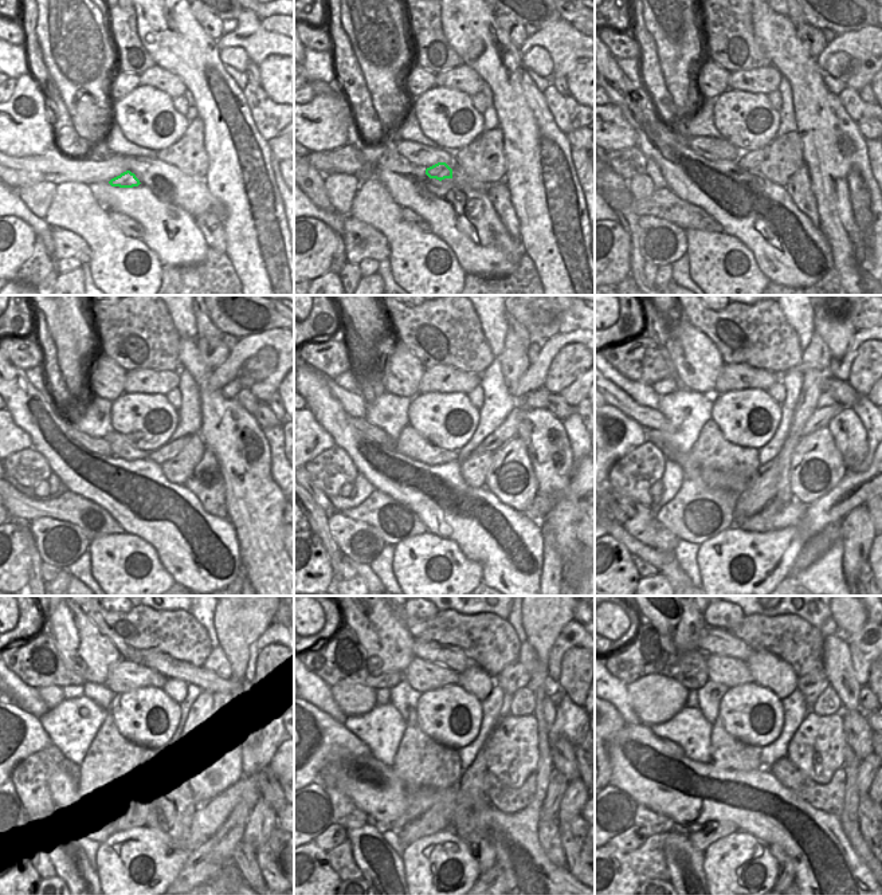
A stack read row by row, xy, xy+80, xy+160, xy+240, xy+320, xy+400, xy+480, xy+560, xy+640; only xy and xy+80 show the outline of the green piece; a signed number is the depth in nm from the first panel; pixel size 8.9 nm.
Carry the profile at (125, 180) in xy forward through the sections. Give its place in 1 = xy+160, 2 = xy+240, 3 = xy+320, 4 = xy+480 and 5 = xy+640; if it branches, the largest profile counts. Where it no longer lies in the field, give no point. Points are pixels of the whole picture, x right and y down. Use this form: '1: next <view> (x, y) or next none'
1: next xy+160 (748, 160)
2: next xy+240 (160, 455)
3: next xy+320 (506, 431)
4: next xy+480 (239, 623)
5: next xy+640 (850, 623)

